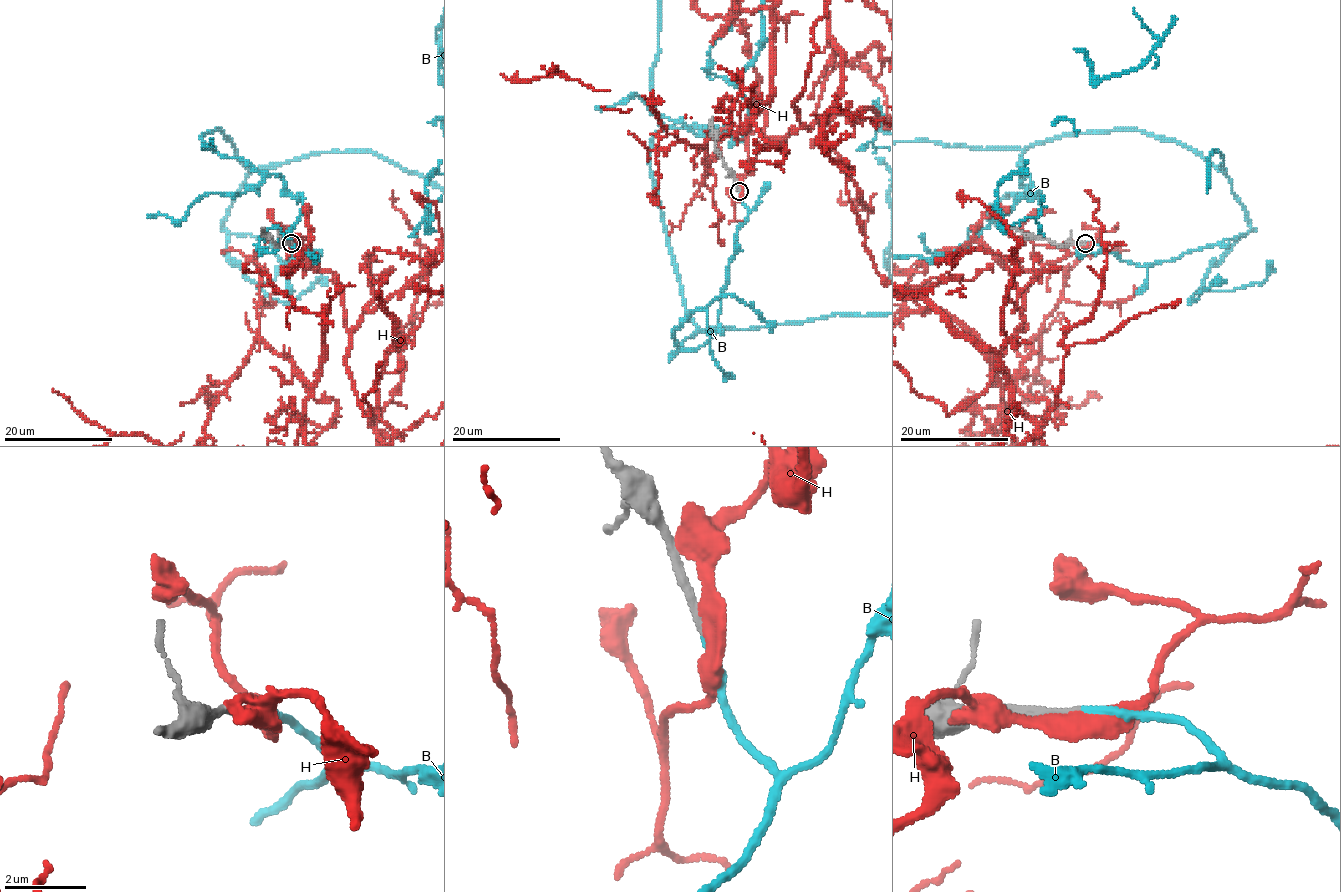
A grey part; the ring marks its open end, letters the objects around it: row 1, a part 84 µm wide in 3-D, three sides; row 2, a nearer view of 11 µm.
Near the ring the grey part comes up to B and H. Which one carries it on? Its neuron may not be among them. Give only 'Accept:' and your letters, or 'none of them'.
Accept: B

